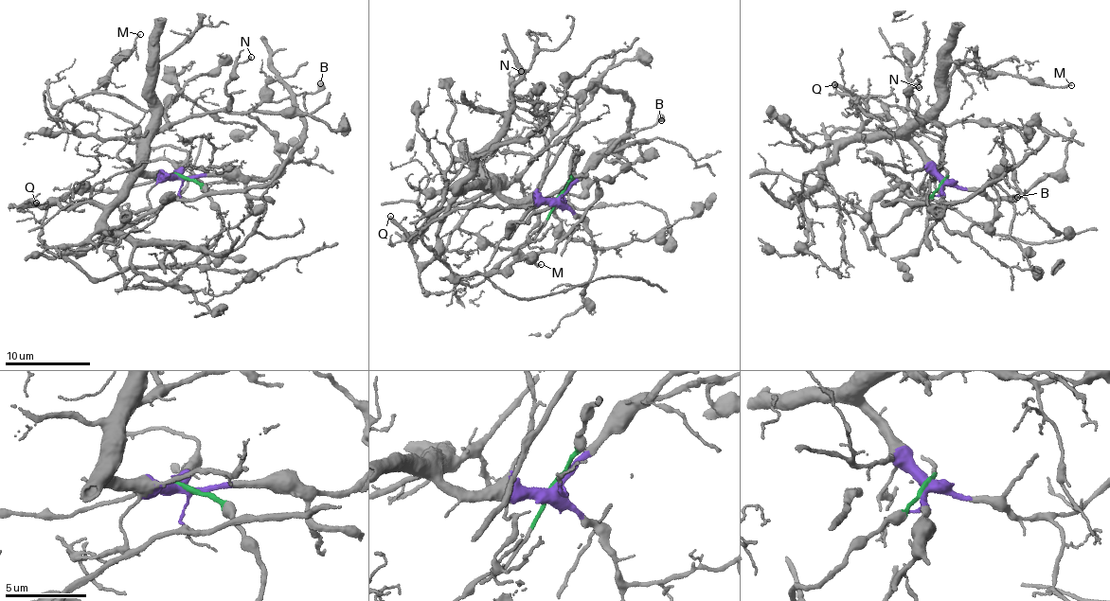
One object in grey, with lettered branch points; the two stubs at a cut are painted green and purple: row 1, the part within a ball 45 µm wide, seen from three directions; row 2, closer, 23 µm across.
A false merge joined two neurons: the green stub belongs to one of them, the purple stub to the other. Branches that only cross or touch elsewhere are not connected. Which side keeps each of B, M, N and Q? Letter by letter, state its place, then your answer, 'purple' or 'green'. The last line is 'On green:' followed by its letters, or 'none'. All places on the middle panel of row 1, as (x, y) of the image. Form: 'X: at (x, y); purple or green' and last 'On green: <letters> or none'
B: at (661, 120); purple
M: at (541, 264); purple
N: at (521, 71); purple
Q: at (390, 216); purple
On green: none

